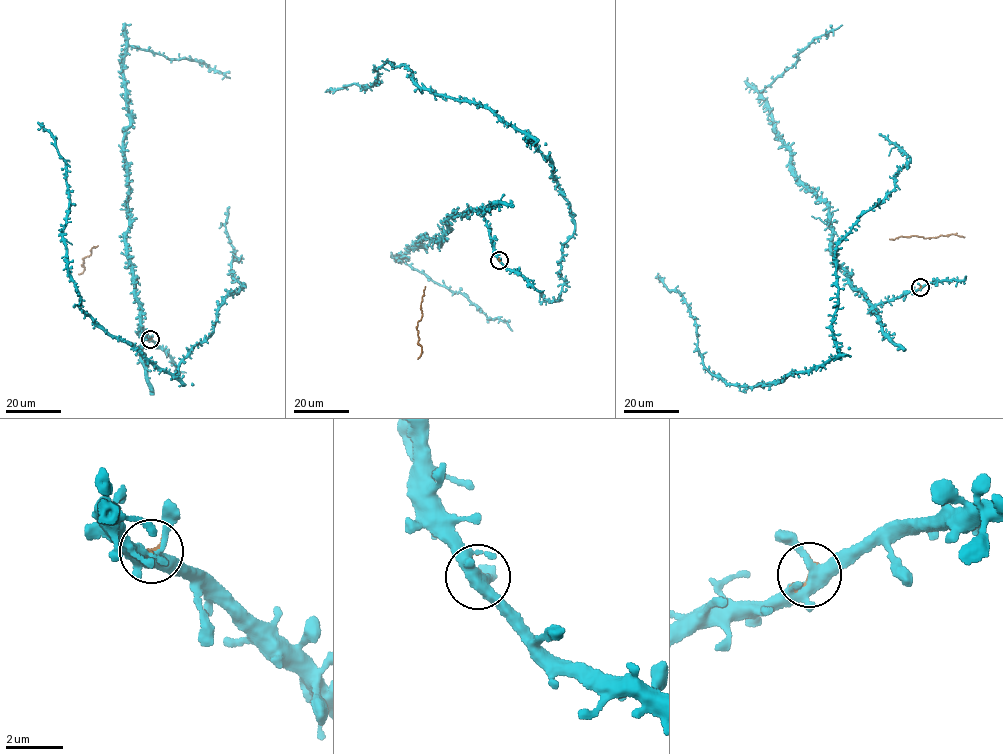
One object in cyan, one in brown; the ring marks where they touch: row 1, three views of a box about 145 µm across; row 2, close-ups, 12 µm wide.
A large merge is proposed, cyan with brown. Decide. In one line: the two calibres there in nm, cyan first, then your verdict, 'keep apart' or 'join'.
380/130 nm | keep apart

